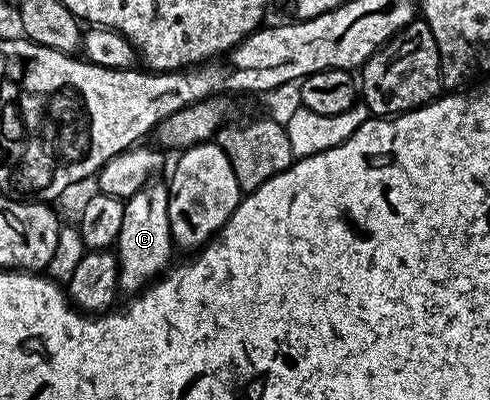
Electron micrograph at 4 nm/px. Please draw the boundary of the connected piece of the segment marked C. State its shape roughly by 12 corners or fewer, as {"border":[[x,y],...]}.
{"border":[[170,191],[122,205],[118,285],[137,293],[171,266]]}

